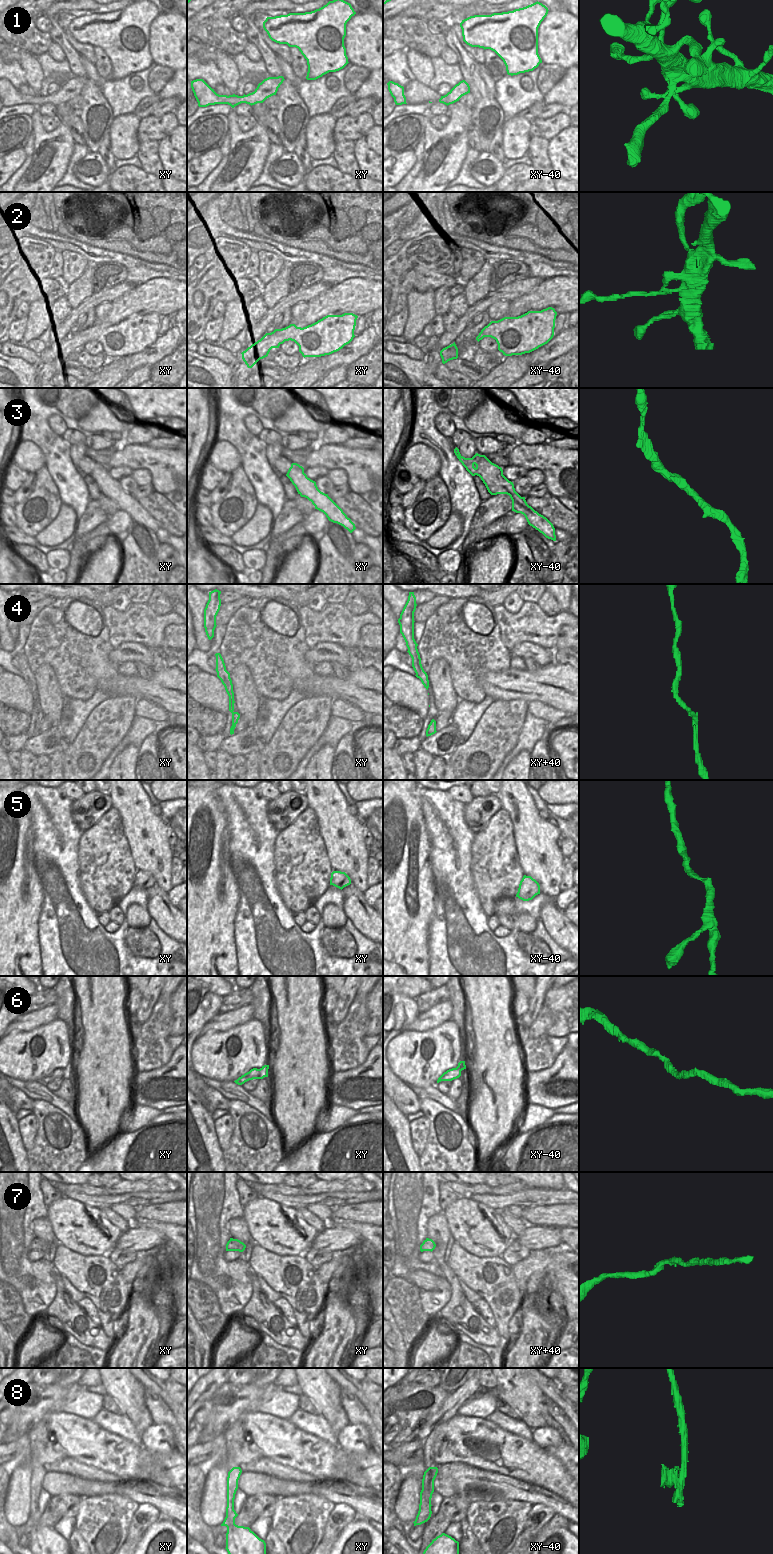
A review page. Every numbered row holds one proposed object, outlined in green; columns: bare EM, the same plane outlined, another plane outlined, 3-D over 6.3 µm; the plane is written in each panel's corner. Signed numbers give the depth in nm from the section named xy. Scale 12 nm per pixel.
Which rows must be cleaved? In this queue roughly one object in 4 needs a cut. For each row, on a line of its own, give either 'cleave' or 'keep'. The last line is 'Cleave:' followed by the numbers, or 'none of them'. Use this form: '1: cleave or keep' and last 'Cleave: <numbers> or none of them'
1: keep
2: cleave
3: keep
4: keep
5: keep
6: keep
7: keep
8: keep
Cleave: 2

